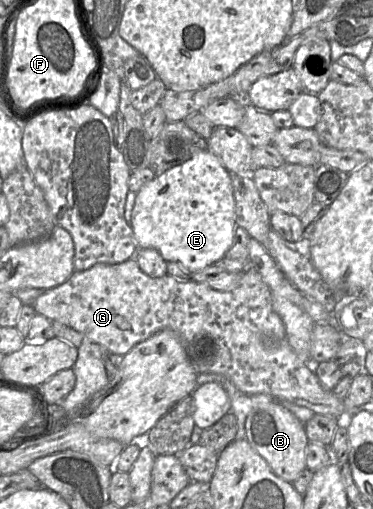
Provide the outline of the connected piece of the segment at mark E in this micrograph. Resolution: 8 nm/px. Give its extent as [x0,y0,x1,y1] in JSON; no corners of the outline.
[130,149,237,273]

